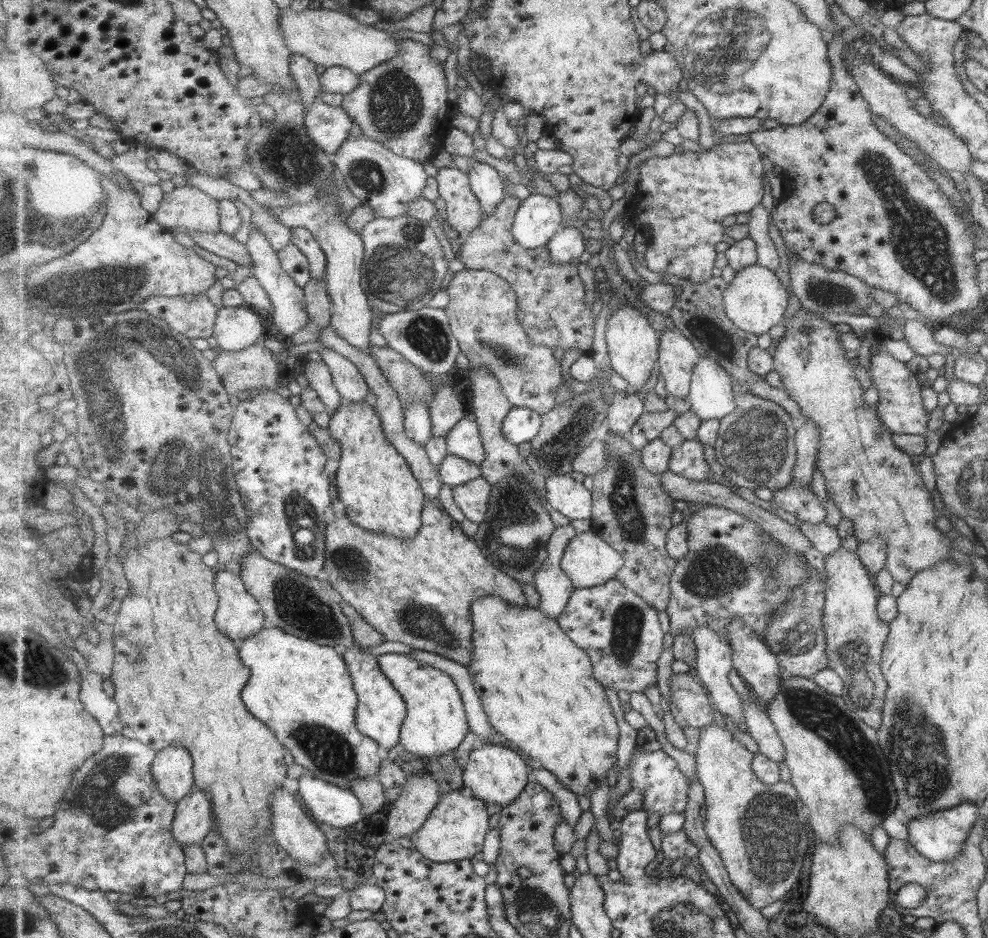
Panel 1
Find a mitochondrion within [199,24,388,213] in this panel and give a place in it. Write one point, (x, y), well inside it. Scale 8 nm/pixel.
(285, 153)

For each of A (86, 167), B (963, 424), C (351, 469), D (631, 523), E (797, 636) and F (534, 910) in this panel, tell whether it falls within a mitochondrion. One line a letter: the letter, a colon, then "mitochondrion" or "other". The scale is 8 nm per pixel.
A: other
B: other
C: other
D: mitochondrion
E: mitochondrion
F: mitochondrion

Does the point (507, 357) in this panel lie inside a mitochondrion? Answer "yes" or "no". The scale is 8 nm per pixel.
yes

